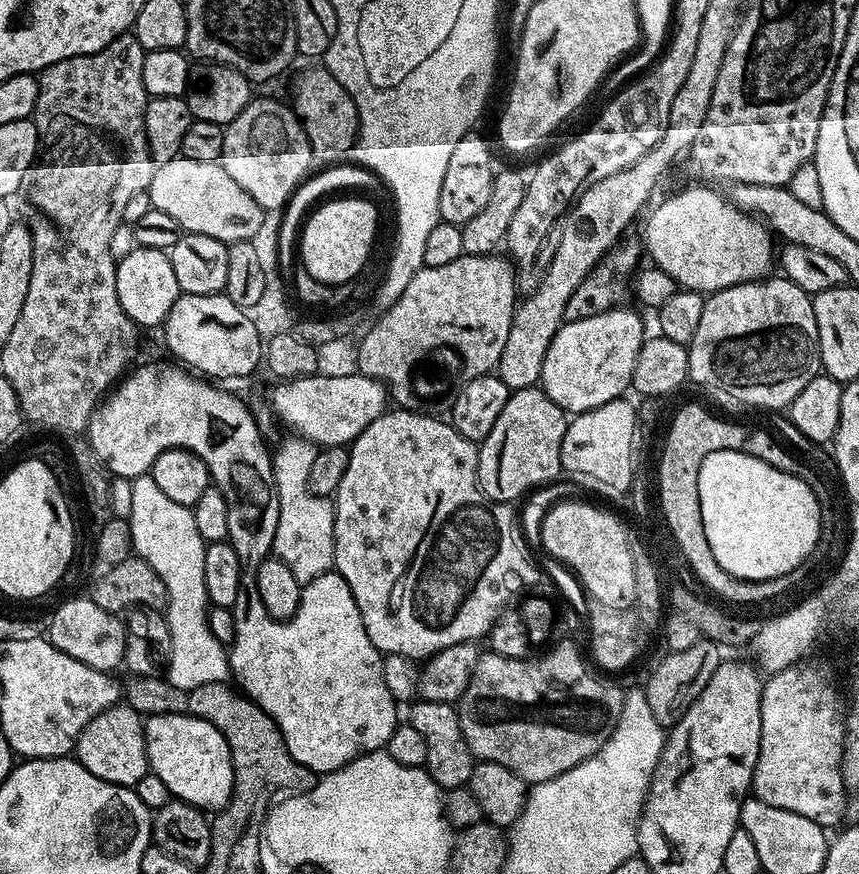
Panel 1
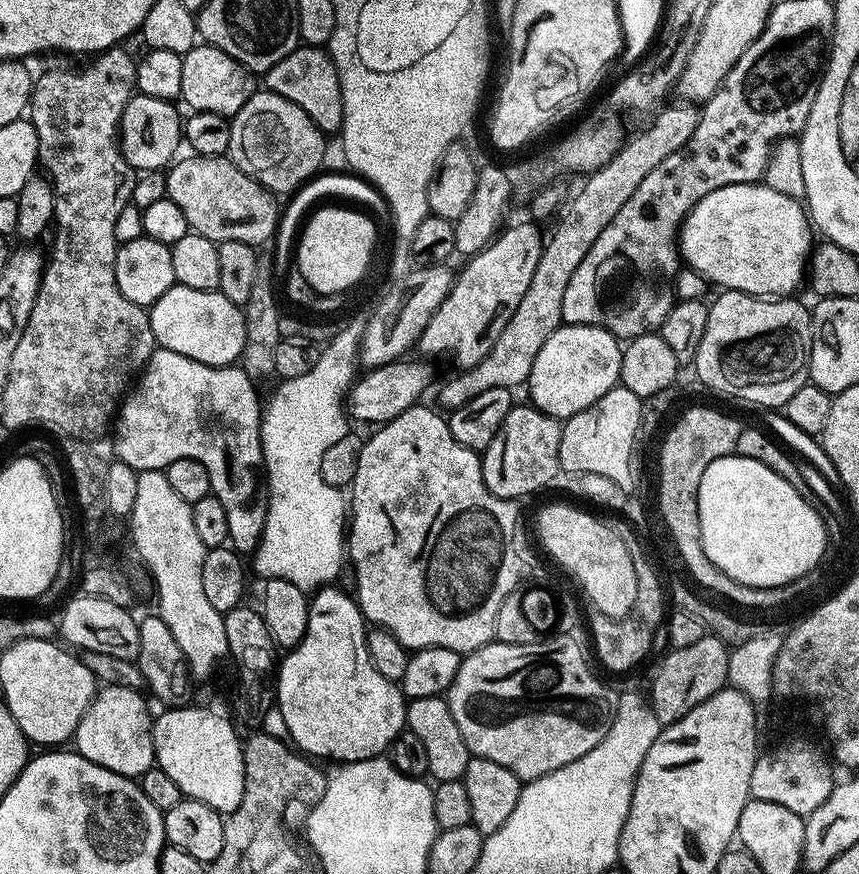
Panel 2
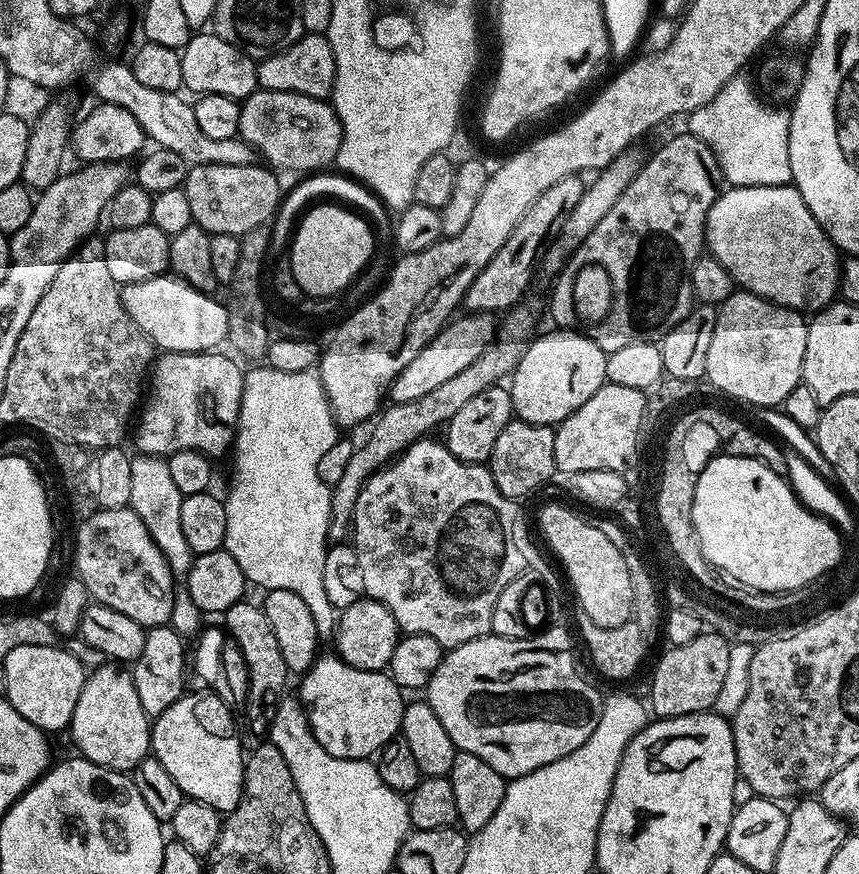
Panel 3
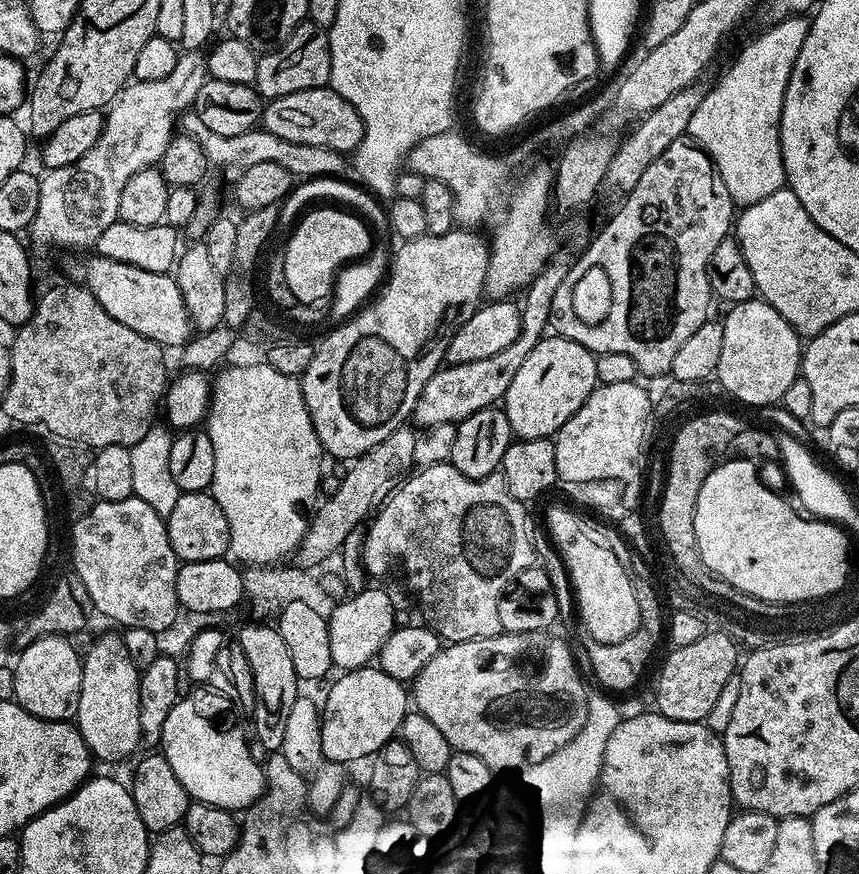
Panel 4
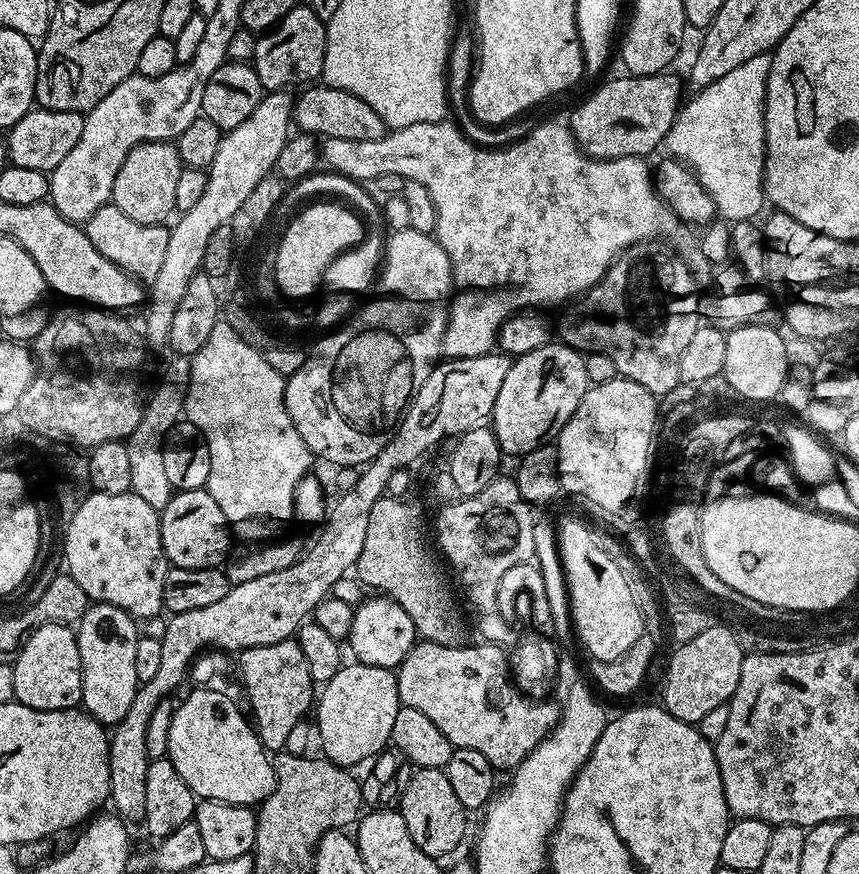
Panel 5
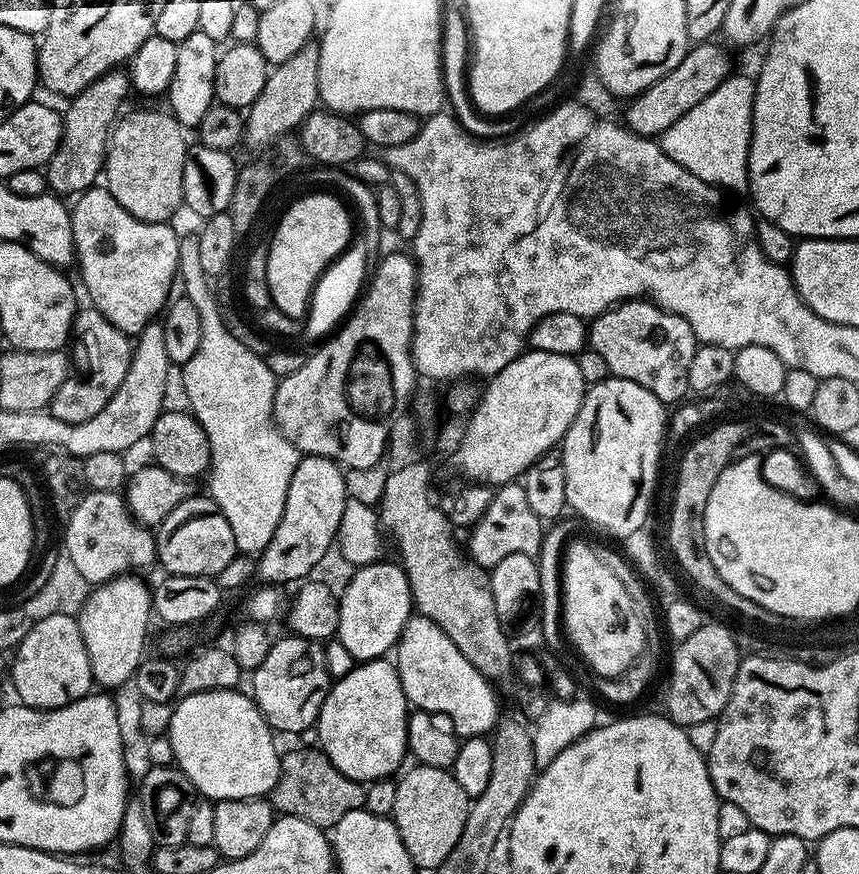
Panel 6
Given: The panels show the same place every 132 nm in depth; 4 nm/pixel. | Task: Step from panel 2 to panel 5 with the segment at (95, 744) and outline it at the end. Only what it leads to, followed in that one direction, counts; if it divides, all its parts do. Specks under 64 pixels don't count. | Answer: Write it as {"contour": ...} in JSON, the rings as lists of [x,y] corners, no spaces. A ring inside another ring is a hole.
{"contour":[[[89,603],[74,631],[82,666],[82,708],[99,724],[114,726],[126,718],[138,681],[134,674],[134,653],[138,651],[141,633],[129,612],[110,604]]]}

